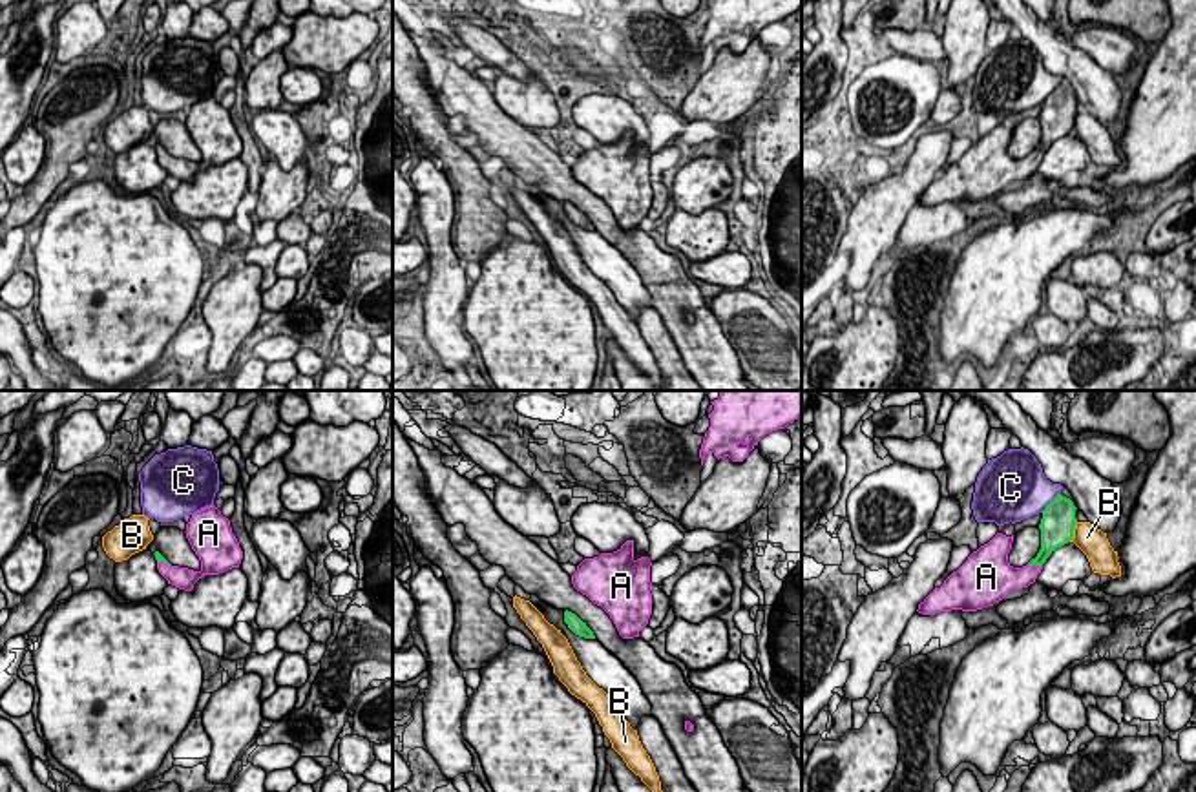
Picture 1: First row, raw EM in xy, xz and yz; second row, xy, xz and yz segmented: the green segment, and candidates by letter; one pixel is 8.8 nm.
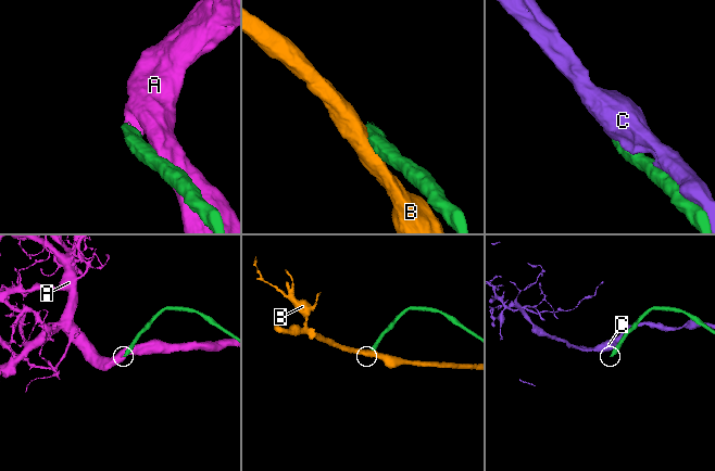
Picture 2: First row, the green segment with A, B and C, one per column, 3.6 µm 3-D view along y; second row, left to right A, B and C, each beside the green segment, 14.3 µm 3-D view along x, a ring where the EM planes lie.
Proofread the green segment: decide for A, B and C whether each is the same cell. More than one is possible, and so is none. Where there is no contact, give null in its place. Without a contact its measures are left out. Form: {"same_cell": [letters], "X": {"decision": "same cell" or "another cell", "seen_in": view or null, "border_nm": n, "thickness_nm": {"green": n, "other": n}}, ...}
{"same_cell": ["A"], "A": {"decision": "same cell", "seen_in": "yz", "border_nm": 130, "thickness_nm": {"green": 180, "other": 190}}, "B": {"decision": "another cell", "seen_in": "yz", "border_nm": 190, "thickness_nm": {"green": 300, "other": 240}}, "C": {"decision": "another cell", "seen_in": "yz", "border_nm": 240, "thickness_nm": {"green": 300, "other": 440}}}

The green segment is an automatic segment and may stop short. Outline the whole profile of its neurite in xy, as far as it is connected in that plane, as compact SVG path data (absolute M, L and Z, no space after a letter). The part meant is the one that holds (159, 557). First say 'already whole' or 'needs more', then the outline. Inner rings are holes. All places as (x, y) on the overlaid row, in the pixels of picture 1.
needs more | M215 505L194 513L184 533L201 560L201 569L194 571L172 566L159 551L155 551L157 569L168 584L192 591L201 577L219 575L232 568L239 568L243 551L232 533L230 520L223 516Z

